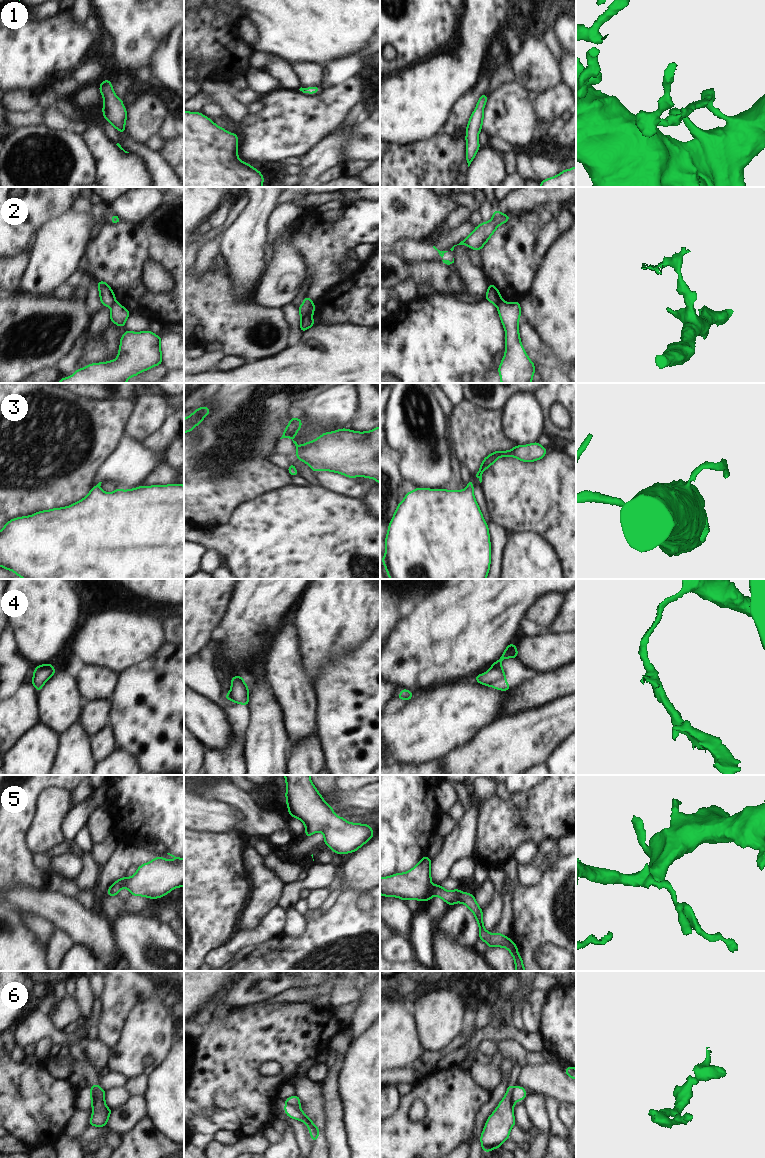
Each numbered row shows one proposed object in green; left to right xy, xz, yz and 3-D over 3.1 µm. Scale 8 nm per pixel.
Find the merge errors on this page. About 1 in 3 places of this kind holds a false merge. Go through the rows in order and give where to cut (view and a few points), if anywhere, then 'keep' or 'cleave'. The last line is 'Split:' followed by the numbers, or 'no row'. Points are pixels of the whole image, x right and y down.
1: cut none; keep
2: cut xz (313, 305), (302, 319); cleave
3: cut none; keep
4: cut none; keep
5: cut none; keep
6: cut xz (286, 1104), (298, 1108); cleave
Split: 2, 6

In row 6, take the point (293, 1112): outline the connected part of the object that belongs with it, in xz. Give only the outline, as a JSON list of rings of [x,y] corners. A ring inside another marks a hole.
[[[285,1105],[284,1107],[285,1113],[289,1118],[294,1118],[296,1120],[300,1120],[304,1122],[309,1128],[310,1136],[314,1142],[317,1141],[320,1129],[314,1125],[312,1120],[305,1115],[302,1109],[297,1108],[295,1106]]]

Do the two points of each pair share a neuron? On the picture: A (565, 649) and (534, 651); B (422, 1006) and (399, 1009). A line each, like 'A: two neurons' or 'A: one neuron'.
A: one neuron
B: two neurons

